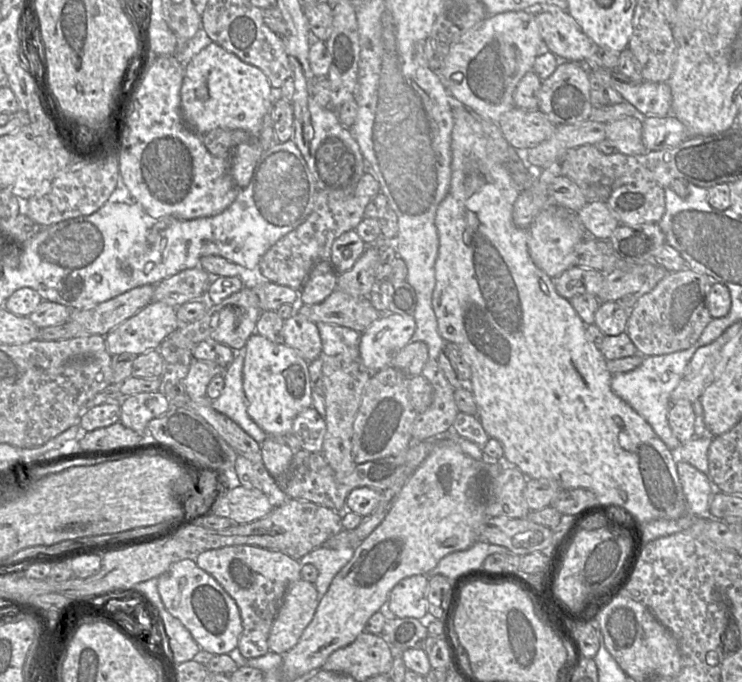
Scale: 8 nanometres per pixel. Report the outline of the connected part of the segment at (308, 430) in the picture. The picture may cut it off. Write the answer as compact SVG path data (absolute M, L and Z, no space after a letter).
M311 406L302 410L293 419L291 433L298 440L300 449L321 453L326 434L326 423L324 418Z

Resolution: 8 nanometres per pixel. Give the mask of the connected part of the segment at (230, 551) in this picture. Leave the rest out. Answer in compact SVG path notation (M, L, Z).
M235 545L203 551L196 558L196 564L216 579L239 608L242 633L237 647L240 656L248 660L268 653L267 641L273 620L287 591L301 579L299 560L277 550Z

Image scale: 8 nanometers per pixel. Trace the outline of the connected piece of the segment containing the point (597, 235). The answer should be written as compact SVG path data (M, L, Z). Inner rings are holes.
M589 201L574 214L584 227L587 236L598 240L608 240L620 225L606 201Z

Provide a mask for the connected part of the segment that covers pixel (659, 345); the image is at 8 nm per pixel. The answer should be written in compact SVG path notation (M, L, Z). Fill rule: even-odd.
M685 270L668 273L652 290L639 294L635 306L629 311L626 333L643 357L669 354L690 348L712 320L708 309L708 295L714 281L707 275Z

